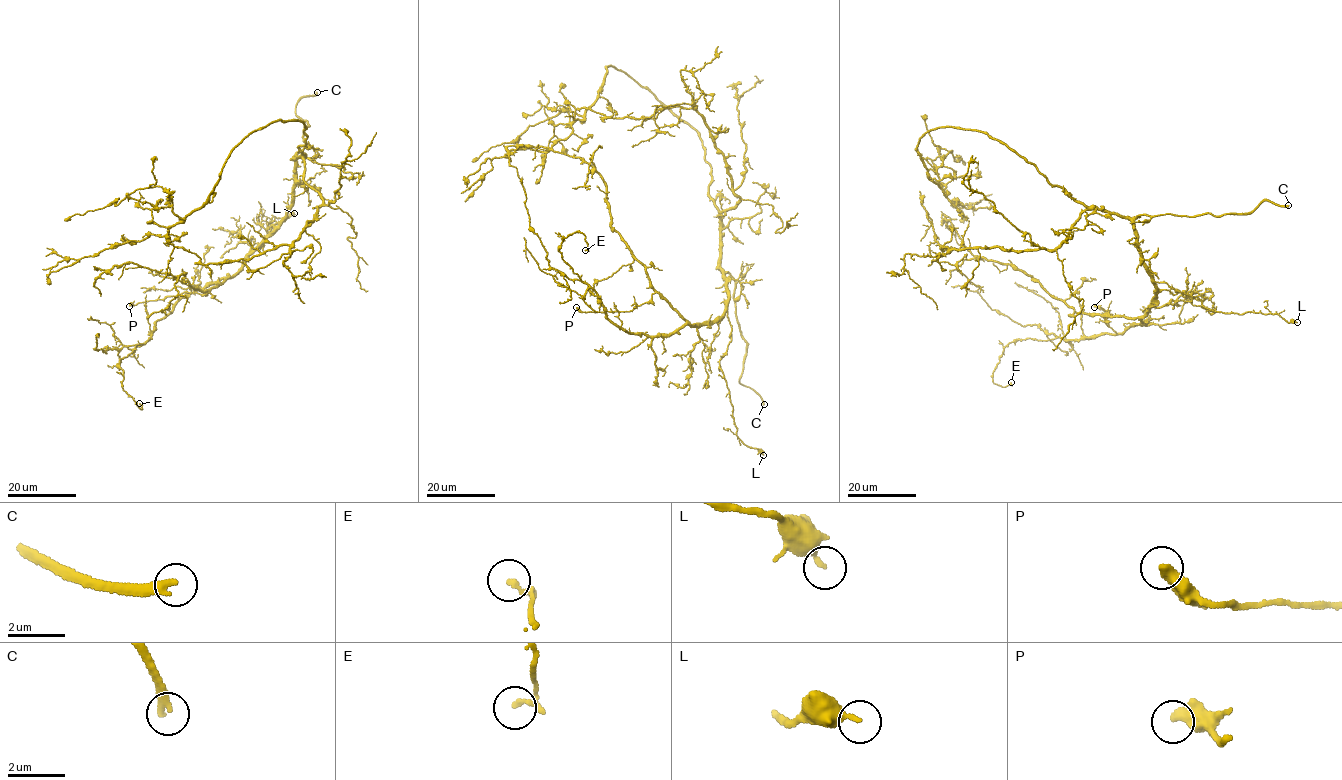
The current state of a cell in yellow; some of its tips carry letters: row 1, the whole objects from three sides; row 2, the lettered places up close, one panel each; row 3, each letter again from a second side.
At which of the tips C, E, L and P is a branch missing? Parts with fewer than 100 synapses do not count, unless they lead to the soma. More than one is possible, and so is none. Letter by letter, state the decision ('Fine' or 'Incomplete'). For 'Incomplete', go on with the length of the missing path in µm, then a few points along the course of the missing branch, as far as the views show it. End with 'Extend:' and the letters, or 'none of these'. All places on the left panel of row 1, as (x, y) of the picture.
C: Incomplete. Missing length about 40 µm. Course of what is missing: (317, 92), (310, 85), (297, 82), (280, 71), (254, 70), (249, 88), (255, 93), (251, 95)
E: Fine
L: Fine
P: Fine
Extend: C

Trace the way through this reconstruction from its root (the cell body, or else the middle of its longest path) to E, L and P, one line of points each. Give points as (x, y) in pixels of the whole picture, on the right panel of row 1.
E: (1099, 210), (1132, 222), (1155, 288), (1144, 323), (1080, 340), (1014, 339), (992, 377), (1002, 386), (1011, 382)
L: (1099, 210), (1132, 222), (1140, 261), (1156, 282), (1195, 296), (1215, 311), (1274, 313), (1297, 322)
P: (1099, 210), (1132, 222), (1156, 291), (1140, 316), (1100, 315), (1106, 320), (1111, 314), (1094, 307)

